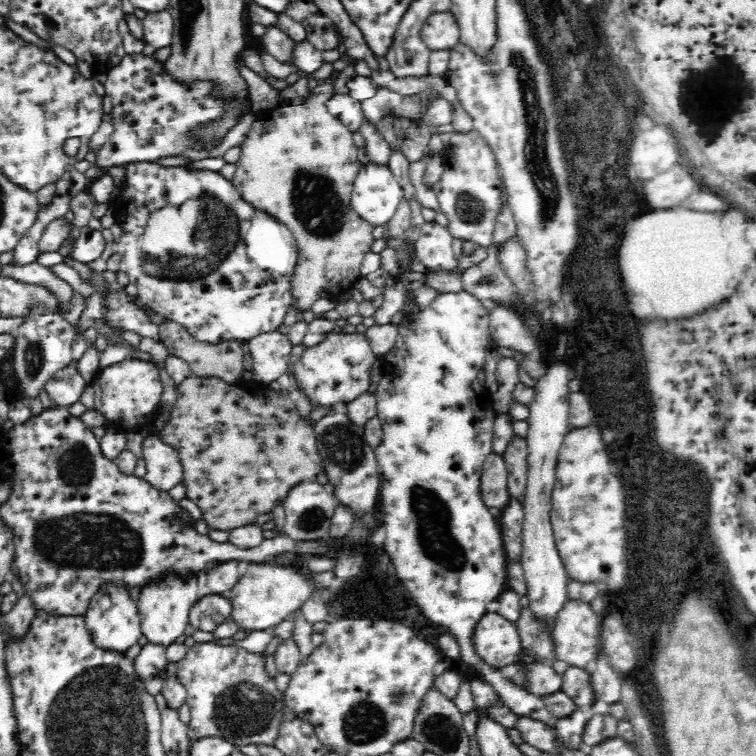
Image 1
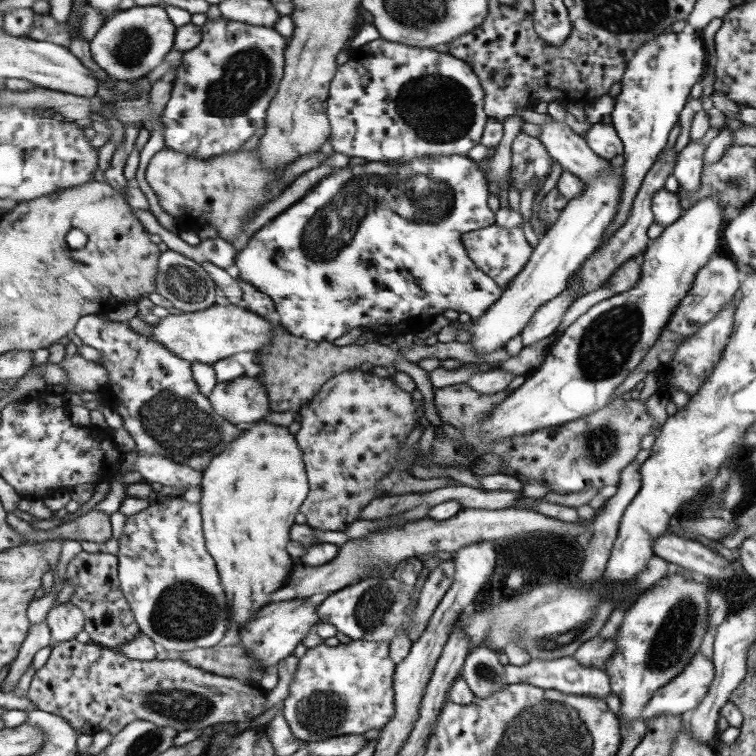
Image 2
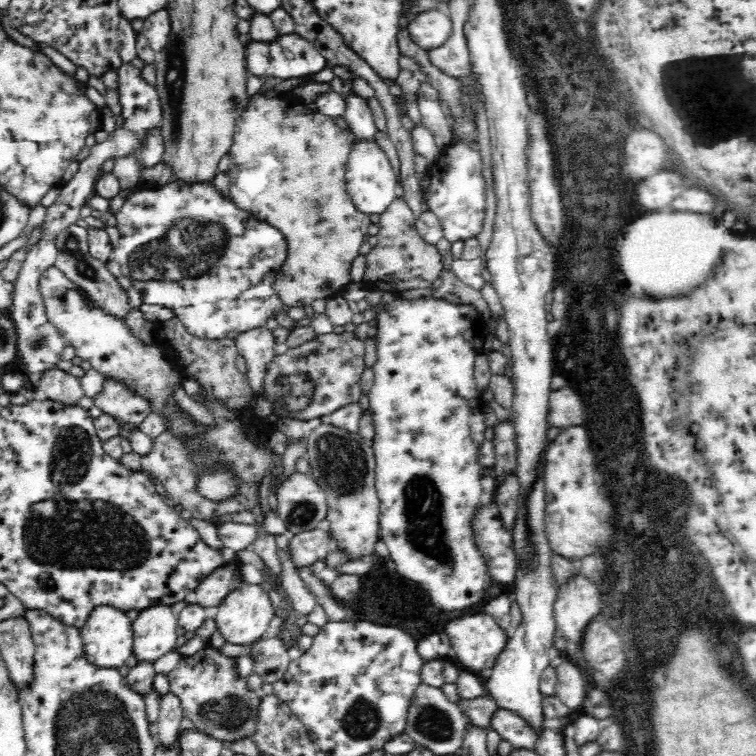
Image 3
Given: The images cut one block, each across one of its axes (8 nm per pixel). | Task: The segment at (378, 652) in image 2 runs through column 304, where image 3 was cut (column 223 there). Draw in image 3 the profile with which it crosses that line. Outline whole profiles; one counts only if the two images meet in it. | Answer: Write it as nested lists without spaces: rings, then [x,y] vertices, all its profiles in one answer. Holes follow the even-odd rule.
[[[206,646],[194,655],[181,656],[178,666],[167,674],[169,693],[182,707],[182,716],[192,720],[194,729],[221,741],[248,737],[256,722],[259,693],[248,690],[245,679],[236,679],[230,659]]]

